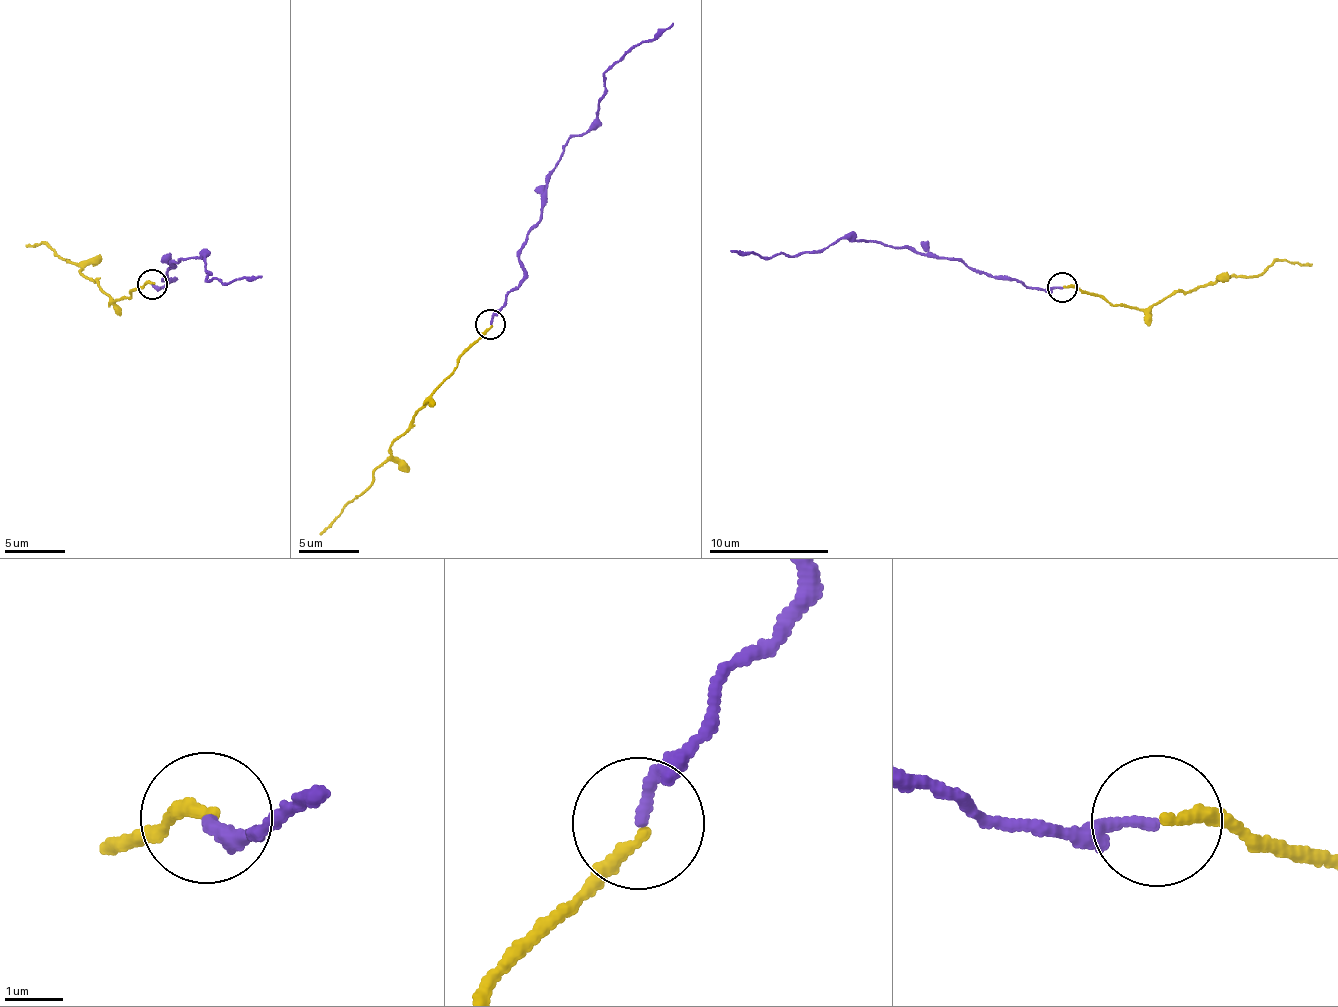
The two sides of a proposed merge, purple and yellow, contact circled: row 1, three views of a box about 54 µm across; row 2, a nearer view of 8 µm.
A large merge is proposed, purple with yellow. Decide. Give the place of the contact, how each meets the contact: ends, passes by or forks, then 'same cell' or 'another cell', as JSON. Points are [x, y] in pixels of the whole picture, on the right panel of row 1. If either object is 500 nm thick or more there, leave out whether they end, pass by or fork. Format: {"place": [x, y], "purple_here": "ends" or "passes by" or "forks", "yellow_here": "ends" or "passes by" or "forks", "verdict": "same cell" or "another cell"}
{"place": [1062, 287], "purple_here": "ends", "yellow_here": "ends", "verdict": "same cell"}

